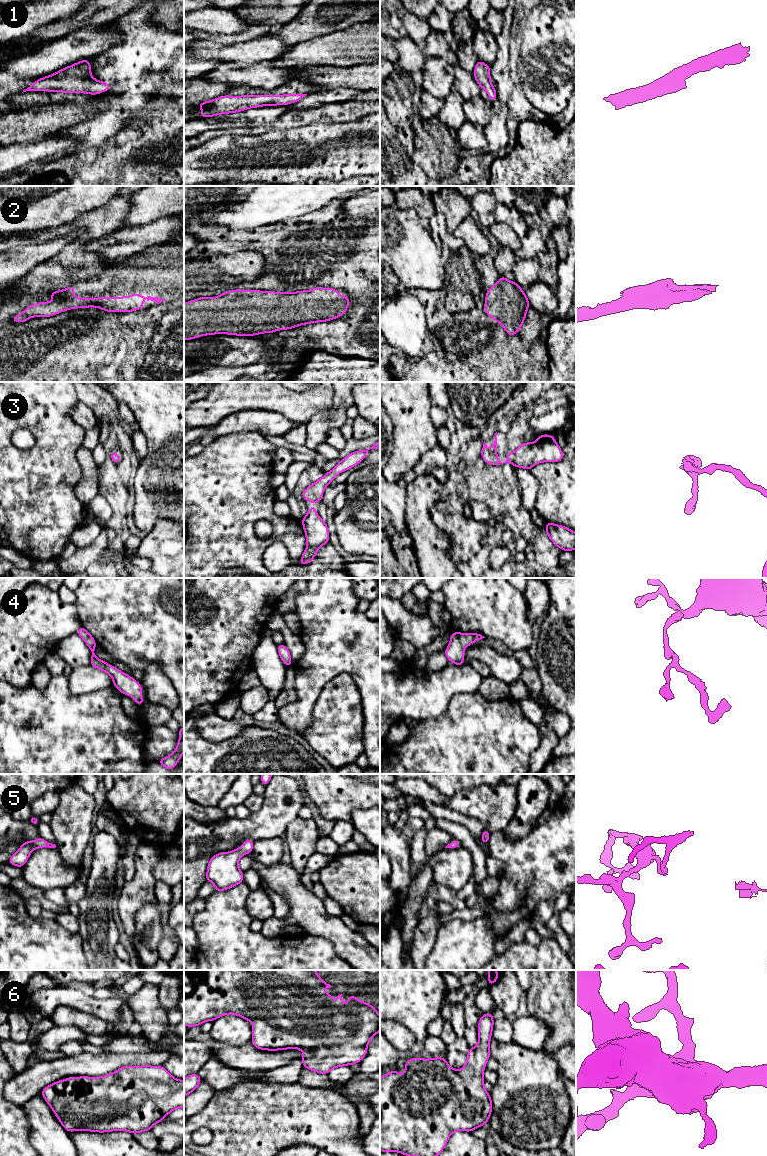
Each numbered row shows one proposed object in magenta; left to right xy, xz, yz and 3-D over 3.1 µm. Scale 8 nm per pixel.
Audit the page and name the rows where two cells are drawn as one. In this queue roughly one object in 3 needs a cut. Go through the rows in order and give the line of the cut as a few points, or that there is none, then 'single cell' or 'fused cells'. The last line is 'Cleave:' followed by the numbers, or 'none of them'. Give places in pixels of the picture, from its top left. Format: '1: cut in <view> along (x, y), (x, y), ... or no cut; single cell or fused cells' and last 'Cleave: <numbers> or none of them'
1: no cut; single cell
2: no cut; single cell
3: no cut; single cell
4: no cut; single cell
5: no cut; single cell
6: no cut; single cell
Cleave: none of them

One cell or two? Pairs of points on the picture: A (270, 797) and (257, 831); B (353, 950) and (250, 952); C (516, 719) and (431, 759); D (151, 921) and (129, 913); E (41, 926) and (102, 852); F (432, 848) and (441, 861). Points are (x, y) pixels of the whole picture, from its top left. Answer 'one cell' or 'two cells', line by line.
A: one cell
B: two cells
C: one cell
D: two cells
E: two cells
F: two cells

